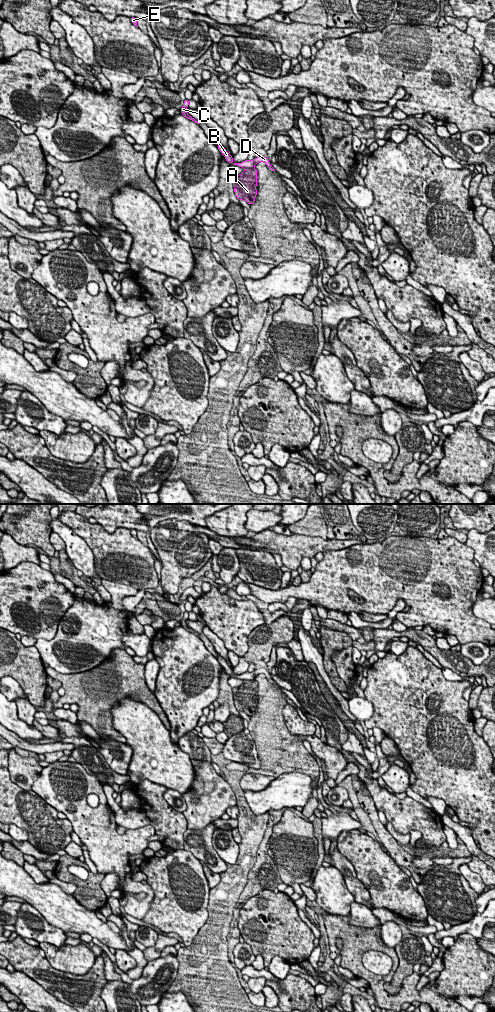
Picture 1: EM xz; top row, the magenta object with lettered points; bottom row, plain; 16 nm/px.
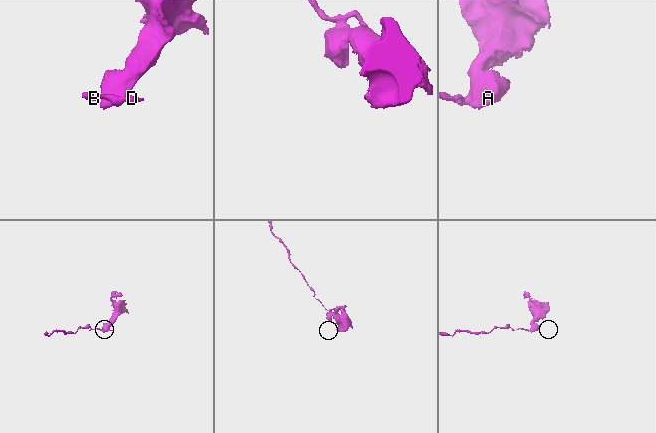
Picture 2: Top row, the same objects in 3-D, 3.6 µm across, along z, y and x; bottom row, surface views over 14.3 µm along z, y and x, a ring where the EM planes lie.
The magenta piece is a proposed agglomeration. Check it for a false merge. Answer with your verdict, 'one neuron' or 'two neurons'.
two neurons

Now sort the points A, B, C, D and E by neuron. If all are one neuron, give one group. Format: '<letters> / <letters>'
A / B C D E

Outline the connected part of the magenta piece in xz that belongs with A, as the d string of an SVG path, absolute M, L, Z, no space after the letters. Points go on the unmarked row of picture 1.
M245 680L243 685L233 688L234 704L239 713L244 712L249 717L255 714L257 691L255 680Z

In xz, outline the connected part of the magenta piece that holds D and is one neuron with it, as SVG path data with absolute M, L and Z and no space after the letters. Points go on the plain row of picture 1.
M218 655L217 660L218 660L219 663L222 665L222 667L225 669L225 671L226 671L226 673L227 673L228 675L233 675L234 677L236 677L236 678L238 678L238 679L242 679L242 680L253 680L258 674L265 674L266 677L268 678L268 680L269 680L270 682L272 682L272 683L275 682L275 681L271 678L271 675L269 674L269 672L268 672L265 668L259 668L259 669L256 669L256 670L253 671L253 672L248 672L248 671L247 671L247 672L245 672L245 673L243 673L243 674L241 674L241 675L234 675L234 674L233 674L232 667L230 667L230 666L226 663L226 661L224 660L224 658L222 658L220 655Z

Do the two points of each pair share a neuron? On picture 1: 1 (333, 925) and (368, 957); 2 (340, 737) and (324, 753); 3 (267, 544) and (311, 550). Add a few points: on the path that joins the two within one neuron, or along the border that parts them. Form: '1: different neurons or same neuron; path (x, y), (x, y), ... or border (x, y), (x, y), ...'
1: different neurons; border (387, 954), (367, 950), (362, 956), (362, 965)
2: different neurons; border (326, 743), (340, 751)
3: same neuron; path (278, 544), (300, 546)

